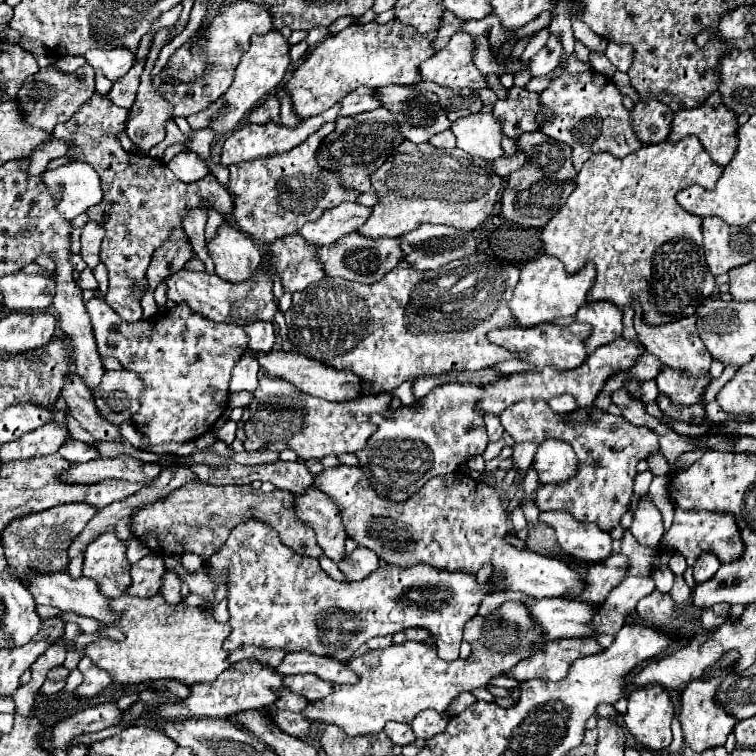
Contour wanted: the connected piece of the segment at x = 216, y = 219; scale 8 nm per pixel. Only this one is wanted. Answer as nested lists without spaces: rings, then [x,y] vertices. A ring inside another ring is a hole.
[[[208,209],[208,220],[205,227],[205,238],[209,242],[216,234],[216,231],[223,221],[223,216],[217,213],[215,209]]]

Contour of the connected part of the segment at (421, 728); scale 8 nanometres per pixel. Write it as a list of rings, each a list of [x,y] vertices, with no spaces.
[[[421,711],[421,713],[409,723],[409,727],[413,729],[413,733],[415,733],[419,739],[431,739],[433,735],[445,731],[447,721],[449,721],[449,715],[439,715],[439,713],[435,713],[435,711]]]

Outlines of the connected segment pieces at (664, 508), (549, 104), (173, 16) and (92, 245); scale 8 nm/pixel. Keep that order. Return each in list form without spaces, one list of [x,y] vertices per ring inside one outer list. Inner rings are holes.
[[[655,476],[653,477],[647,493],[659,511],[661,511],[665,532],[671,527],[674,517],[674,506],[671,501],[669,501],[667,493],[668,484],[668,476]]]
[[[589,69],[583,73],[563,73],[541,93],[541,113],[537,113],[537,121],[541,121],[539,131],[571,145],[573,167],[577,171],[591,155],[603,151],[621,159],[641,147],[641,141],[629,125],[629,111],[623,107],[621,99],[623,95],[615,83],[597,71]],[[545,111],[551,111],[553,115],[547,117]]]
[[[175,5],[173,9],[169,9],[167,13],[163,13],[161,17],[159,17],[159,21],[155,21],[153,25],[151,25],[151,29],[153,31],[159,31],[159,29],[163,29],[163,27],[171,27],[171,25],[175,25],[177,23],[177,19],[179,19],[179,15],[181,15],[181,5]]]
[[[87,221],[81,227],[81,257],[89,269],[93,269],[99,263],[99,245],[103,237],[105,229],[95,221]]]

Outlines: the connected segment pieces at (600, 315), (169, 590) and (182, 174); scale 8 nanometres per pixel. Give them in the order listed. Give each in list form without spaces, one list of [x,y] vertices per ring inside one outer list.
[[[595,301],[583,305],[577,311],[575,319],[579,323],[591,325],[591,335],[585,337],[587,353],[593,353],[597,347],[615,341],[617,337],[621,337],[623,331],[623,323],[621,323],[623,313],[621,309],[617,309],[617,305],[609,301]]]
[[[165,569],[165,577],[163,577],[163,585],[159,589],[159,595],[165,597],[165,603],[167,605],[179,605],[181,603],[181,579],[171,571],[171,569]]]
[[[193,151],[177,153],[177,155],[167,163],[167,167],[173,171],[173,175],[175,175],[177,179],[187,181],[187,183],[197,181],[197,179],[201,179],[201,177],[205,177],[205,175],[209,173],[207,163],[205,163],[199,155],[195,155]]]

